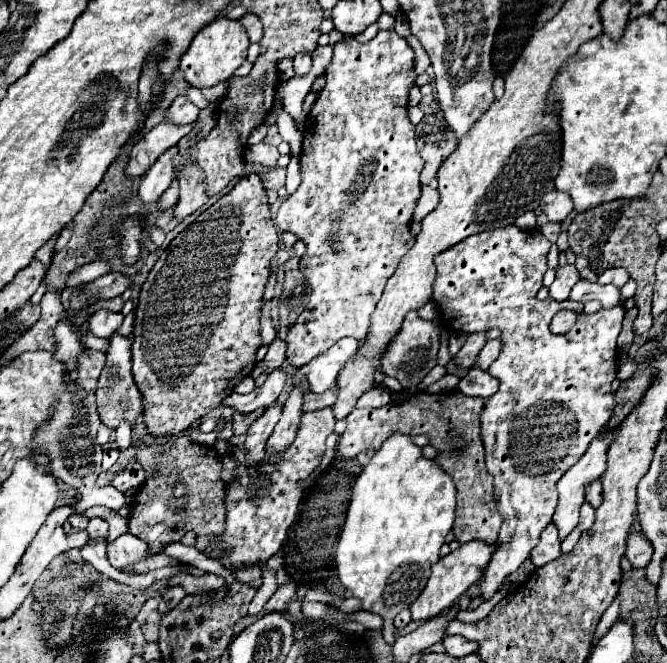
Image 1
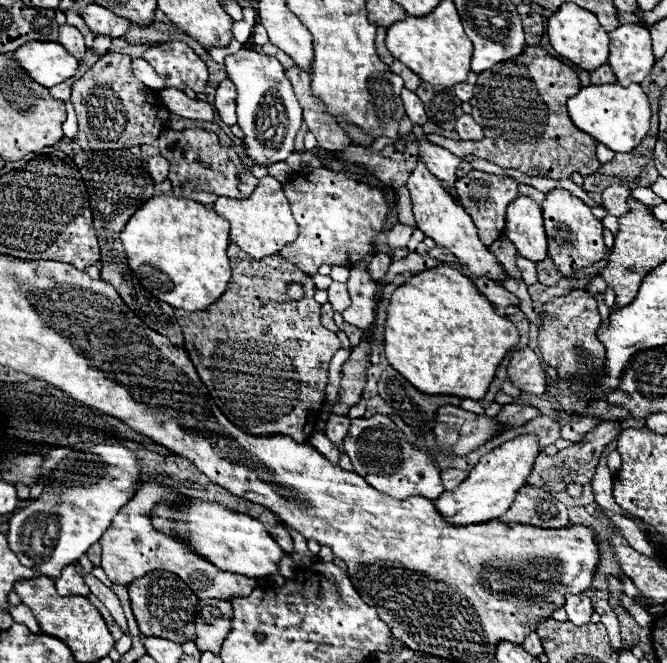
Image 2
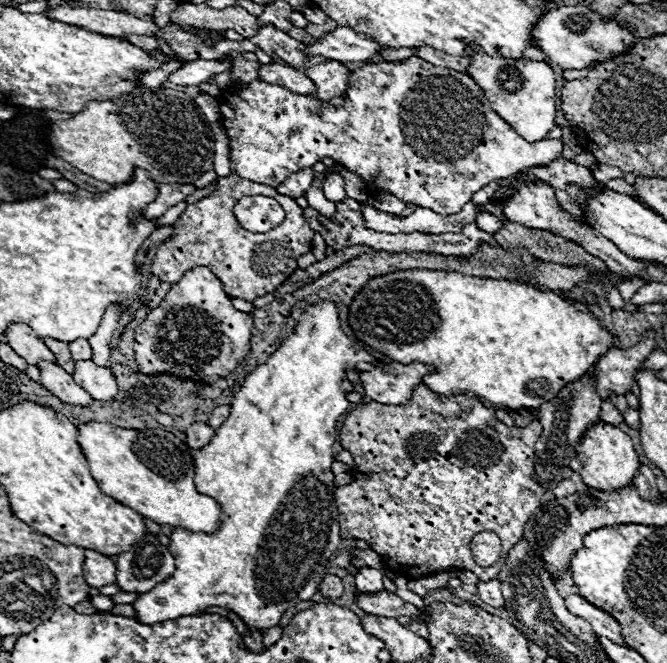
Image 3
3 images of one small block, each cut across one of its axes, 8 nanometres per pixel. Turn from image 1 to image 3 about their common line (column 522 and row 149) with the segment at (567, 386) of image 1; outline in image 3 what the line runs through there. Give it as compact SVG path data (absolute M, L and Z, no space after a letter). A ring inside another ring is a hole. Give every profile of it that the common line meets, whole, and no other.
M408 58L402 62L370 62L364 64L356 70L350 72L348 76L348 86L346 86L346 102L342 106L335 107L327 102L319 101L317 98L303 95L292 94L286 88L276 84L266 84L260 80L250 82L248 86L236 86L234 94L232 88L226 88L218 94L218 104L220 104L220 112L224 118L224 130L228 134L230 140L230 168L236 176L246 178L250 182L258 182L258 184L268 184L268 186L278 186L282 184L290 174L300 172L304 168L314 166L316 162L320 162L322 158L332 158L336 164L344 166L346 170L358 174L362 178L362 182L366 184L366 188L374 188L374 190L366 190L368 194L392 194L396 198L400 198L402 202L412 202L420 208L430 208L436 210L436 214L440 216L448 216L448 214L458 214L460 208L472 200L472 196L486 184L494 182L494 180L504 180L528 166L546 166L548 162L554 162L562 156L562 142L560 140L542 140L542 142L528 142L524 140L512 126L508 126L508 122L504 122L492 108L488 98L484 96L484 92L476 86L476 82L462 72L450 70L450 68L436 68L430 62L424 62L420 58Z

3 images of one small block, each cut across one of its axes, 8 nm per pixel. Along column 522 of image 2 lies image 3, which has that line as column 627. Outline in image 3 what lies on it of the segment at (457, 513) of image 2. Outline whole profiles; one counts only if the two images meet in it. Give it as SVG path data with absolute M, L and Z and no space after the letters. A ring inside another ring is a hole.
M594 422L582 434L580 444L576 446L576 458L580 460L582 470L586 470L586 474L580 474L584 484L596 490L604 490L604 492L618 490L622 486L630 486L636 470L640 468L640 460L634 452L630 436L624 434L620 428L612 424L604 424L604 422Z

